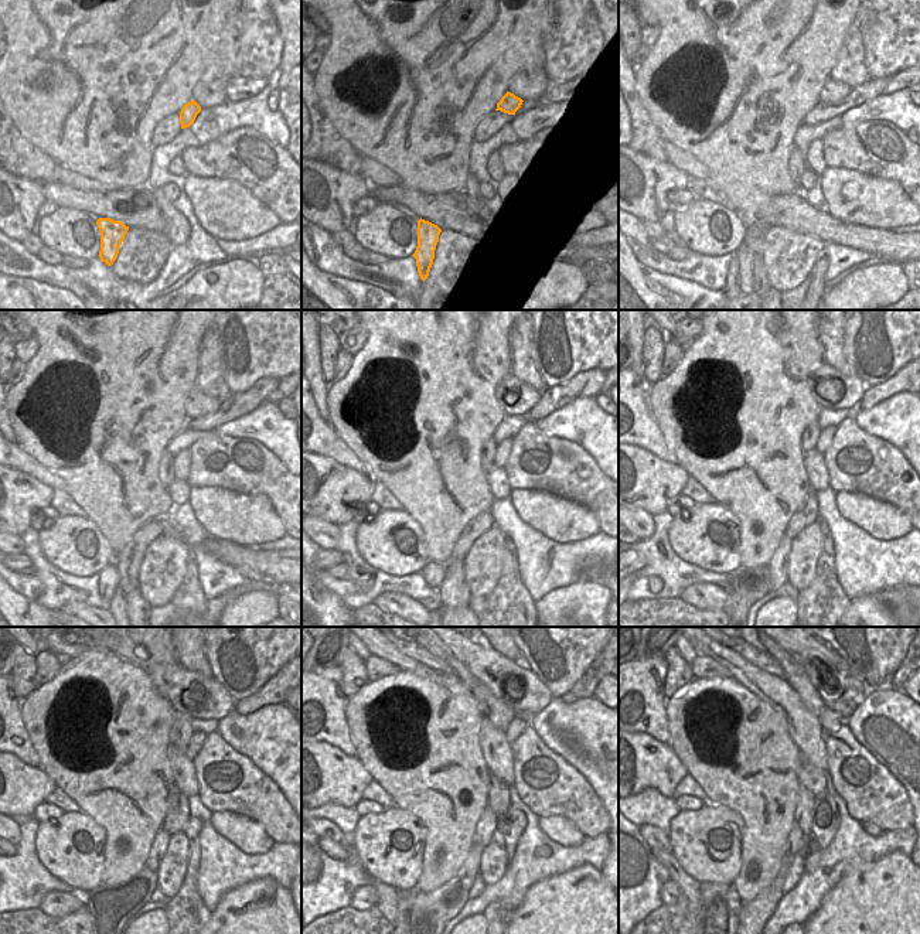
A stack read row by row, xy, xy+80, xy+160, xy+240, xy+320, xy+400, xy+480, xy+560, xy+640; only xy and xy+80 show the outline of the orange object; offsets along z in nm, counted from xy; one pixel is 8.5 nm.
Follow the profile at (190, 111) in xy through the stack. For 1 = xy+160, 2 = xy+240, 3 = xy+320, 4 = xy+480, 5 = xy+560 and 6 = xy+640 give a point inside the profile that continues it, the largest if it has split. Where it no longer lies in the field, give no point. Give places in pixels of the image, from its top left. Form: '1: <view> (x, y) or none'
1: xy+160 (832, 92)
2: xy+240 (197, 404)
3: xy+320 (514, 396)
4: xy+480 (193, 695)
5: xy+560 (520, 688)
6: xy+640 (854, 688)

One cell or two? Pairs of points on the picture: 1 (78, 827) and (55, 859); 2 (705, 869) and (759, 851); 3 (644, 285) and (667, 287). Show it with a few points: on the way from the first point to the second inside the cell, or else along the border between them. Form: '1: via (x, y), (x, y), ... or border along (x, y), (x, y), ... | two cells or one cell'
1: via (71, 835), (71, 842), (64, 851) | one cell
2: border along (745, 824), (740, 869), (732, 883) | two cells
3: via (650, 287), (661, 287) | one cell

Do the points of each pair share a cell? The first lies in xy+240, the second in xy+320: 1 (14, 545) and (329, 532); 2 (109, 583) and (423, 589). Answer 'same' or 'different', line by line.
1: same
2: different

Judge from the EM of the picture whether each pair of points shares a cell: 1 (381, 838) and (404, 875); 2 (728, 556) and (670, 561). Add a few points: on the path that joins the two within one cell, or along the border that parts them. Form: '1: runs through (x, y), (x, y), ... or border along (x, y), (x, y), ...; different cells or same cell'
1: runs through (382, 848), (382, 856), (394, 866); same cell
2: border along (667, 529), (667, 541), (681, 558), (714, 572); different cells

